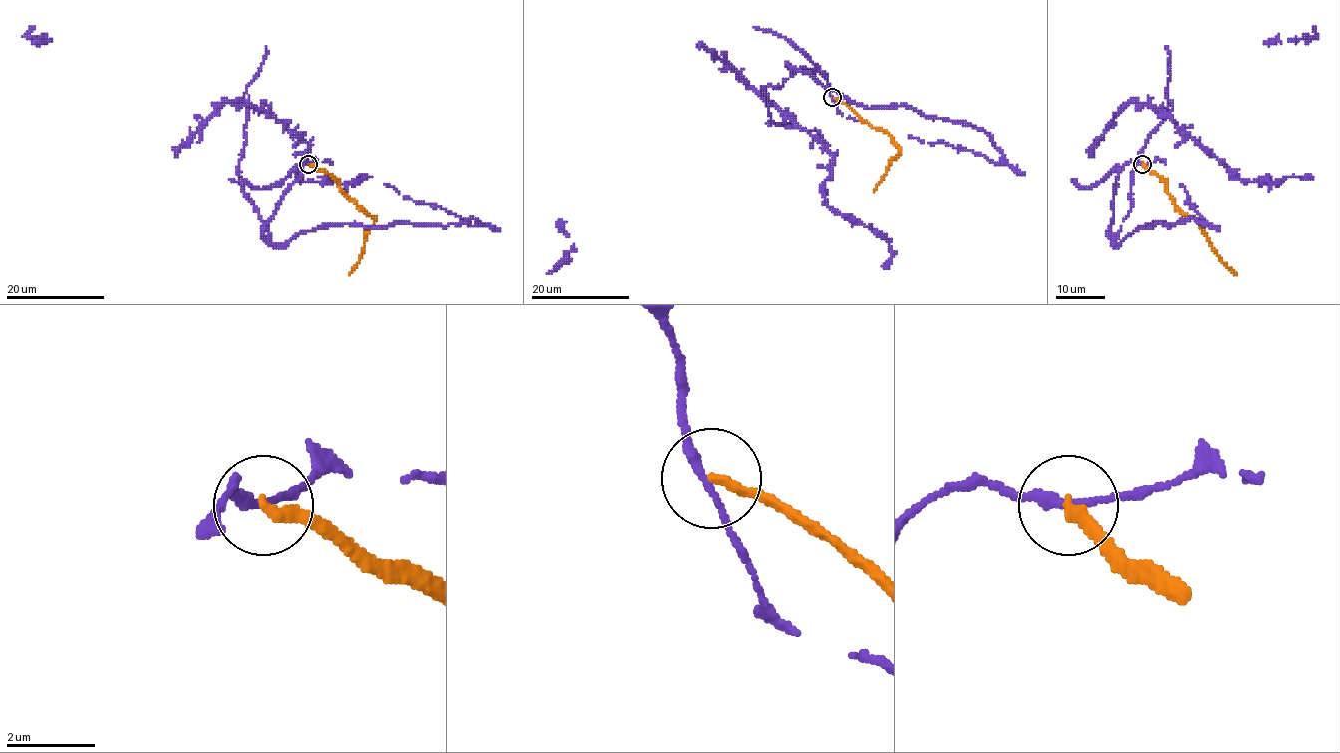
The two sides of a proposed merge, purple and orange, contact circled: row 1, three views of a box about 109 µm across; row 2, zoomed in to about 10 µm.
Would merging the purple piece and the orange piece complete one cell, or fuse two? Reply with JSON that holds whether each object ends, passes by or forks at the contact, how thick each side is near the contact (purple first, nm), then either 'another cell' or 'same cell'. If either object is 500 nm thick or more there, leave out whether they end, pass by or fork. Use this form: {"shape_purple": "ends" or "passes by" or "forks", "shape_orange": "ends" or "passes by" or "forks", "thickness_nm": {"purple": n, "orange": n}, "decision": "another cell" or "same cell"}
{"shape_purple": "passes by", "shape_orange": "ends", "thickness_nm": {"purple": 200, "orange": 240}, "decision": "another cell"}

